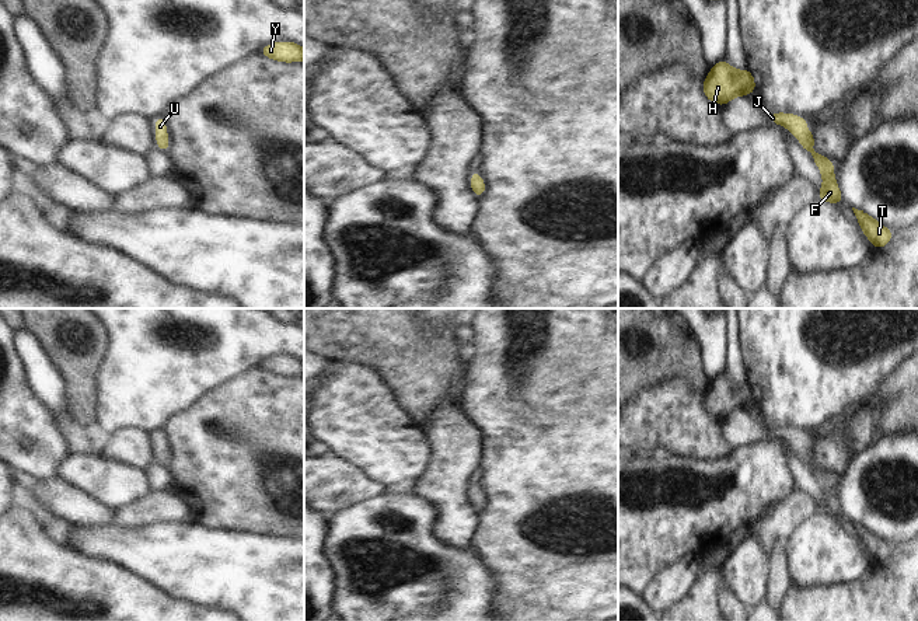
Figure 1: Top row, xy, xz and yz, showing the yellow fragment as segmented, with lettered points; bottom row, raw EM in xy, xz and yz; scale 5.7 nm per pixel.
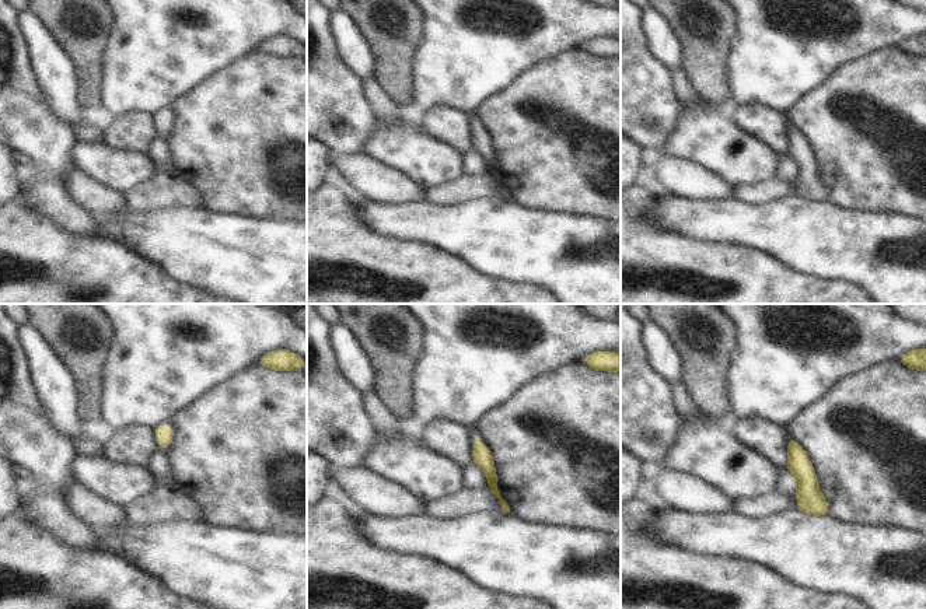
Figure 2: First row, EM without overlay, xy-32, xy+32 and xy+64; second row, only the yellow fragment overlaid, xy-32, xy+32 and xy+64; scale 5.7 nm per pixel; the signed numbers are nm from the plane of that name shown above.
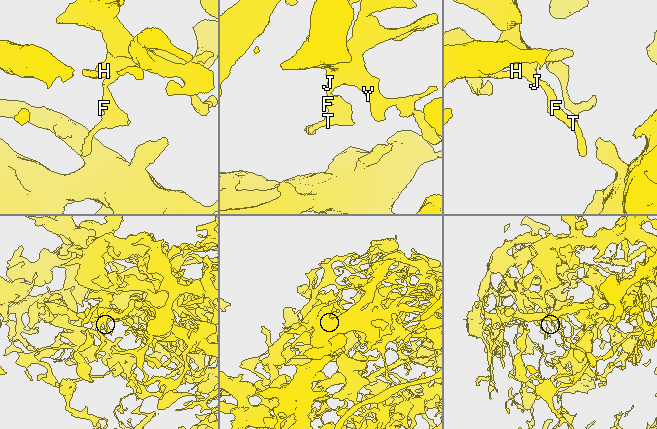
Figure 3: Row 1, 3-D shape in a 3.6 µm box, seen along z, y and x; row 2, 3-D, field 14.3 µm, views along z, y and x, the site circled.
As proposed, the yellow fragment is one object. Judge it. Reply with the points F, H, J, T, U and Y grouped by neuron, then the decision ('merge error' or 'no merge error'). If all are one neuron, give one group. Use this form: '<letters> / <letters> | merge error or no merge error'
F H J T U Y | no merge error

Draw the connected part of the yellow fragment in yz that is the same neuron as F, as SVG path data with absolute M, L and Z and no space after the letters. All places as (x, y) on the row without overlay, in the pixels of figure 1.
M771 426L769 436L786 440L790 444L790 449L800 456L800 460L811 470L814 477L821 484L824 500L818 505L817 513L828 514L830 517L844 517L845 514L838 505L837 495L833 488L834 477L823 468L811 465L814 458L814 446L813 443L809 443L807 447L804 446L807 433L792 428Z

